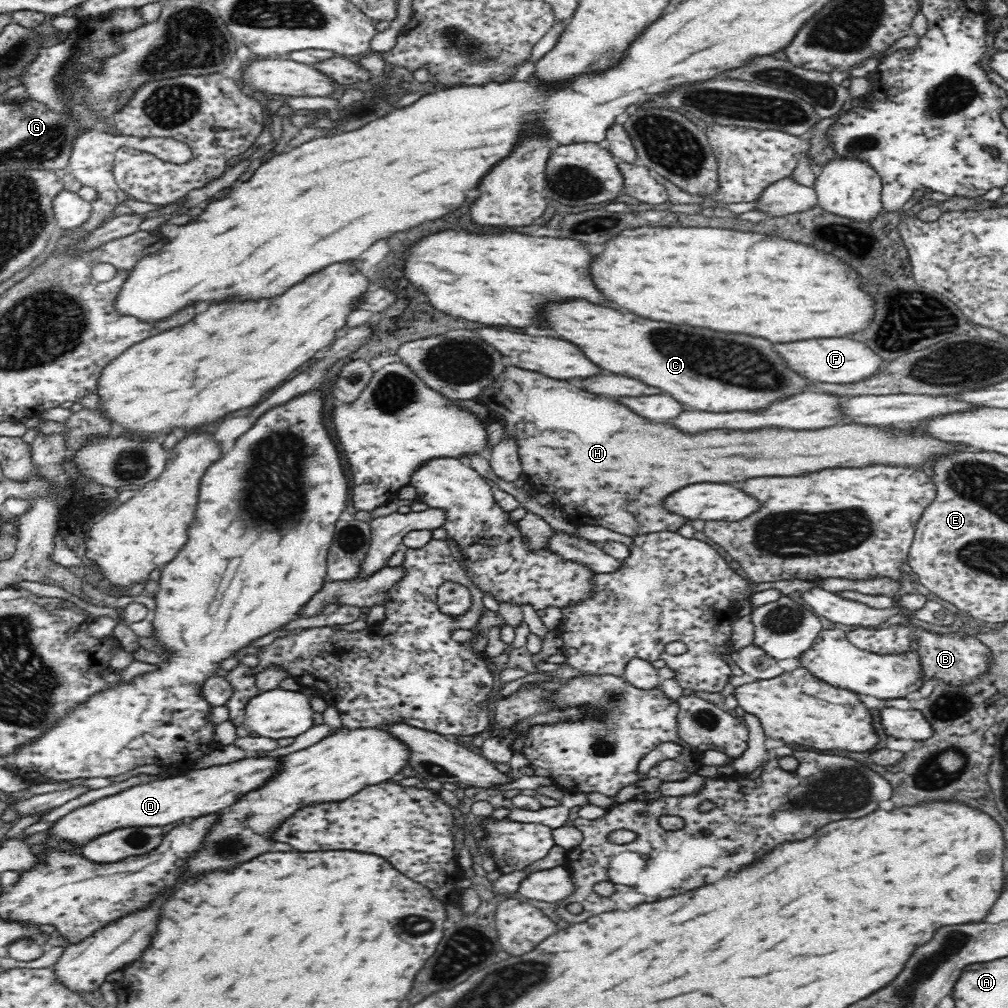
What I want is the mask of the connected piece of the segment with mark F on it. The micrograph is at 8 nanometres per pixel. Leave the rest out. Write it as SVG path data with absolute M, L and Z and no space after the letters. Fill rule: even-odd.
M820 338L820 340L800 340L788 344L772 344L776 353L784 359L786 366L798 375L818 382L832 384L848 384L860 382L878 370L882 370L882 358L868 346L848 338Z

